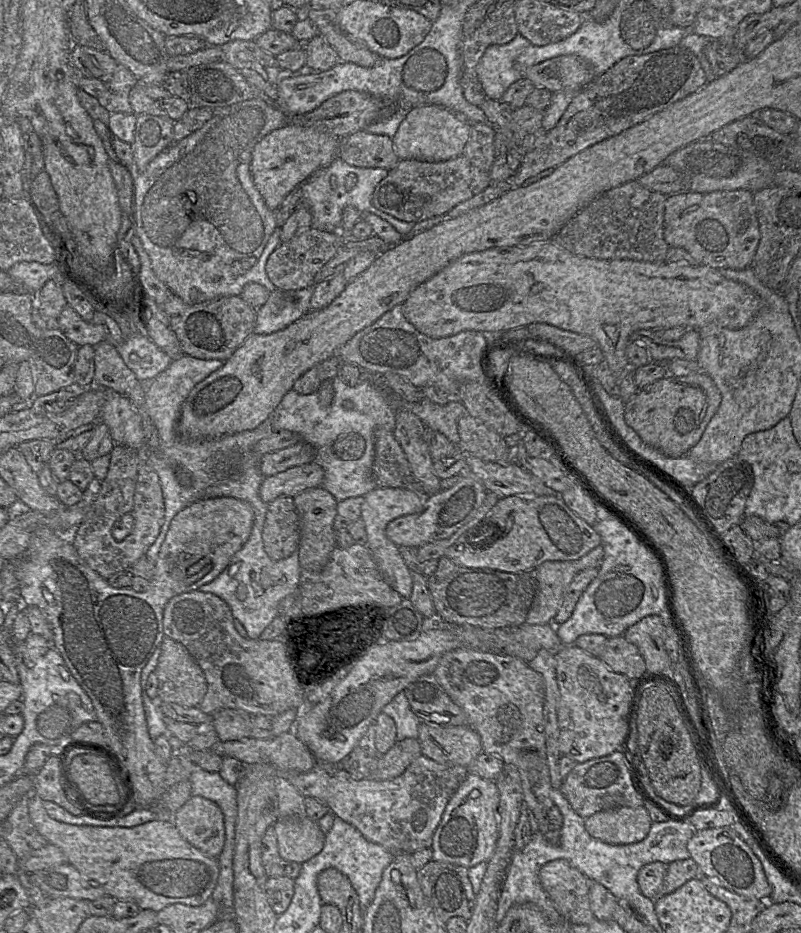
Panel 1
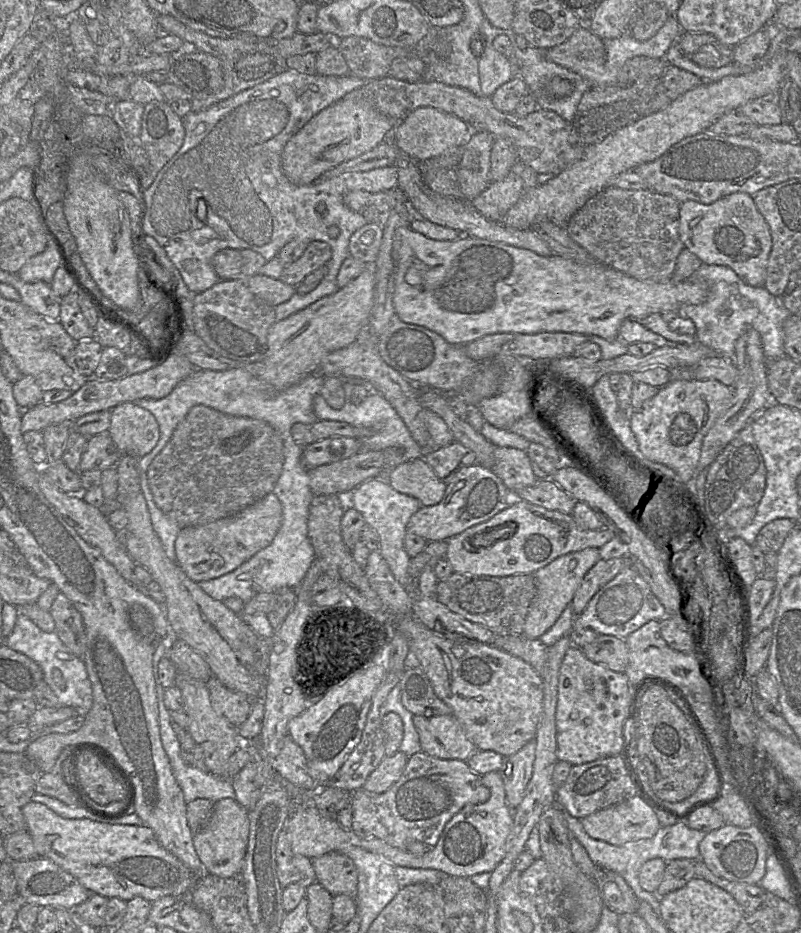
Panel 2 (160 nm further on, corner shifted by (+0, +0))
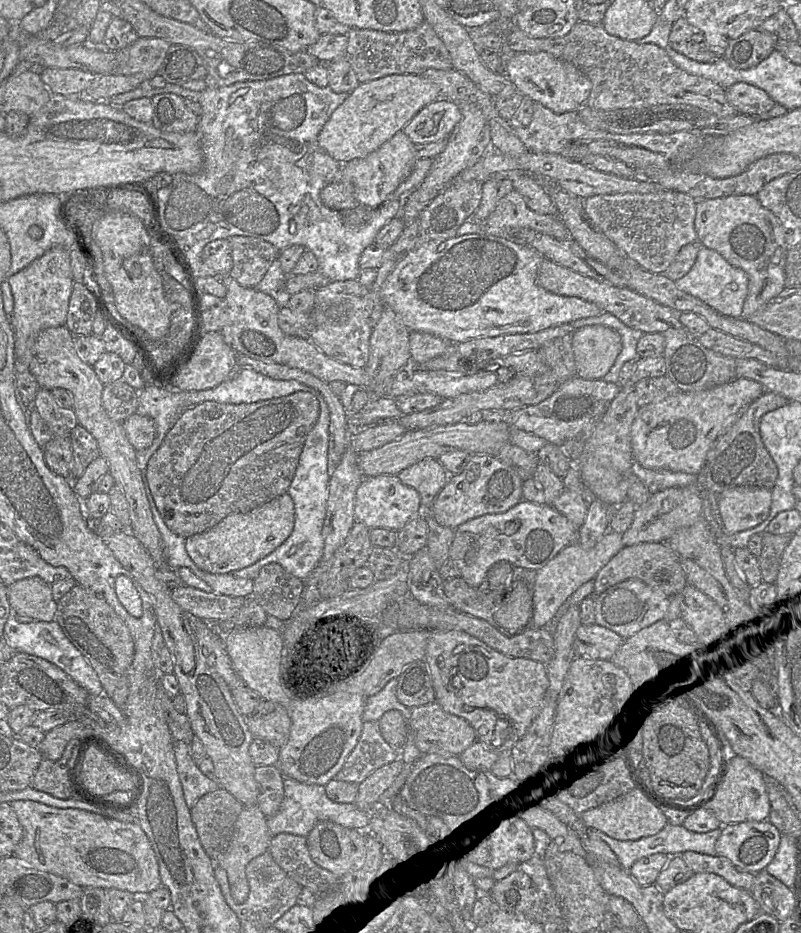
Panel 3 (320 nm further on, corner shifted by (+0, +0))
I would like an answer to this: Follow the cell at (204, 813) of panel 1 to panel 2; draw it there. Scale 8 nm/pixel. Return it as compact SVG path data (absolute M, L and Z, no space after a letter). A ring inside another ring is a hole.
M223 798L215 802L205 827L193 835L194 848L204 865L205 873L222 878L234 877L241 873L247 850L249 826L248 810L236 799Z

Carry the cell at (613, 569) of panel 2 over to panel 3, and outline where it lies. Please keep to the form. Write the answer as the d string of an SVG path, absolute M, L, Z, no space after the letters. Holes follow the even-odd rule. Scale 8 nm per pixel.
M645 542L623 547L603 566L593 579L593 595L598 596L613 585L627 579L639 579L668 597L679 595L686 587L687 580L678 556L666 542Z

